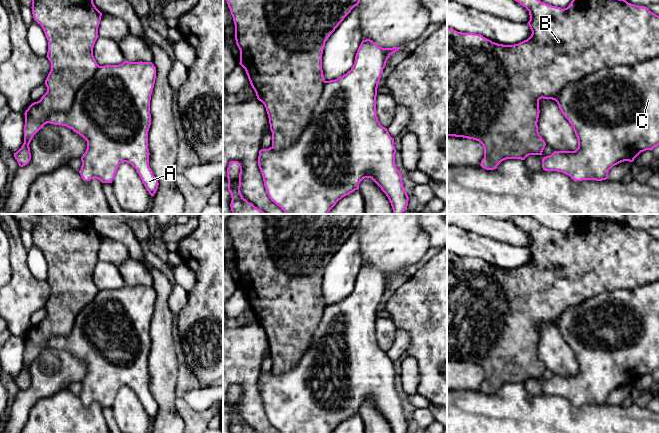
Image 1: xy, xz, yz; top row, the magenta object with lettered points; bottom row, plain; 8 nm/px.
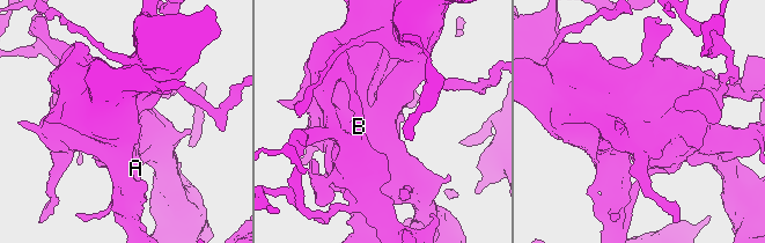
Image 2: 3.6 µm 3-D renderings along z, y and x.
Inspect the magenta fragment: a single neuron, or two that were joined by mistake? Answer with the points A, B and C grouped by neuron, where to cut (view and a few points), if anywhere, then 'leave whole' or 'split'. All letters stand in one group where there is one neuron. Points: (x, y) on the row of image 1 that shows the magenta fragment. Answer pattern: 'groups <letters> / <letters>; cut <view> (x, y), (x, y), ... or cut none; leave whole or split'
groups A C / B; cut yz (658, 56), (632, 64), (604, 66), (569, 82), (554, 99); split

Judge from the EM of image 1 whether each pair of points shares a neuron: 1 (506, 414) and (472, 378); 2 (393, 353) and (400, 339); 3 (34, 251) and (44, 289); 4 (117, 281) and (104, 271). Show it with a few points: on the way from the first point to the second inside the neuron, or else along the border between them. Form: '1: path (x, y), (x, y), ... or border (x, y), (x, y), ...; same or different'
1: border (457, 389), (479, 390); different
2: path (396, 350), (400, 346), (400, 342); same
3: border (27, 262), (29, 271), (36, 278), (45, 281); different
4: path (114, 280), (107, 274); same

